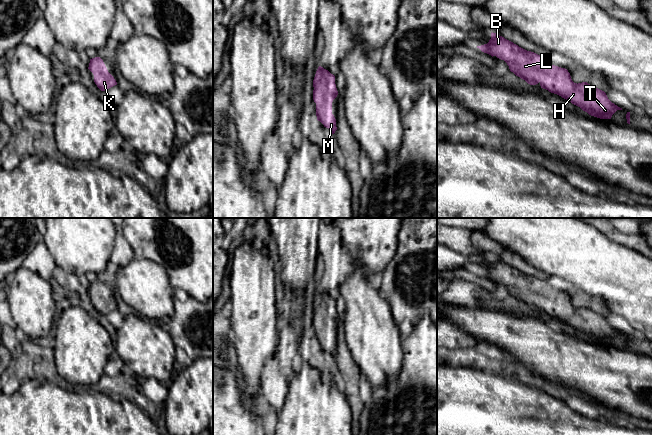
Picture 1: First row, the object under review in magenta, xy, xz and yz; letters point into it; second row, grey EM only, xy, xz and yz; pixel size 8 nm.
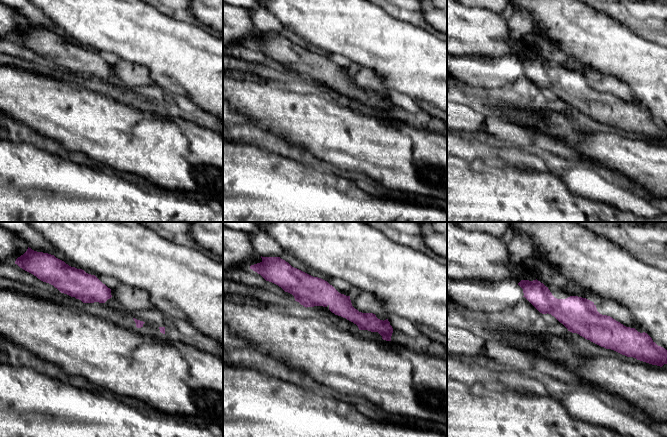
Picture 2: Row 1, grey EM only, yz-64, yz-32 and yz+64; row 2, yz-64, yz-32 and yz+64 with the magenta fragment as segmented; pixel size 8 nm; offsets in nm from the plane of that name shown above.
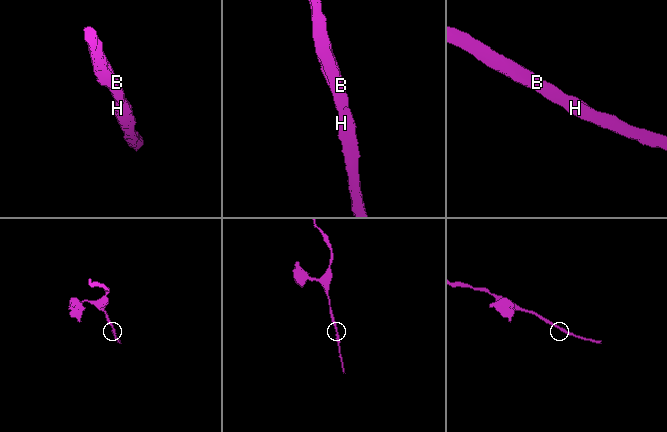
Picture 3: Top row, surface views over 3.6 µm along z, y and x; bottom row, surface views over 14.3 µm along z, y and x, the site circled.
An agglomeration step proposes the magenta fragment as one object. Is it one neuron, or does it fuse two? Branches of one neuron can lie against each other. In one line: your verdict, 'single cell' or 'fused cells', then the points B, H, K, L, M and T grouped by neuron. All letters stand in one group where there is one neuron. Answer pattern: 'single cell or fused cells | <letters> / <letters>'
single cell | B H K L M T

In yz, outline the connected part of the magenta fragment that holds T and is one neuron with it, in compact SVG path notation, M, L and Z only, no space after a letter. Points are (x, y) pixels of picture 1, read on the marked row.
M491 33L491 39L487 44L477 46L482 52L496 56L504 60L511 72L516 76L525 80L530 85L540 84L541 88L548 90L551 93L557 94L572 104L580 107L589 115L600 119L611 119L612 115L617 110L622 110L612 103L606 93L587 82L574 83L567 69L555 65L551 65L546 57L540 56L534 52L527 51L504 37Z

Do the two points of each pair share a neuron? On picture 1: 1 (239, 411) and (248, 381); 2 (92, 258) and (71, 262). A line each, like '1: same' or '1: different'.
1: different
2: same

